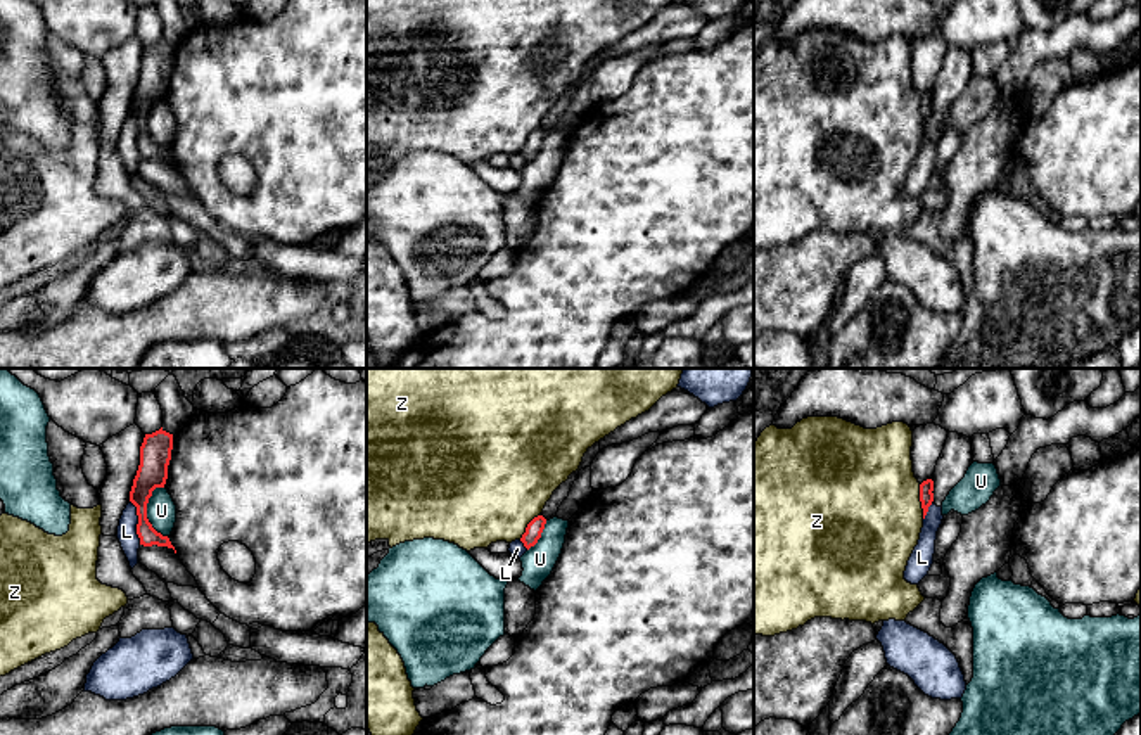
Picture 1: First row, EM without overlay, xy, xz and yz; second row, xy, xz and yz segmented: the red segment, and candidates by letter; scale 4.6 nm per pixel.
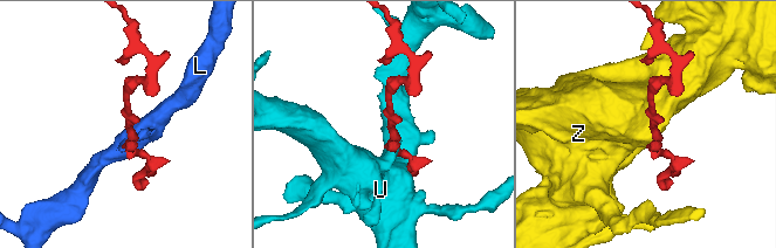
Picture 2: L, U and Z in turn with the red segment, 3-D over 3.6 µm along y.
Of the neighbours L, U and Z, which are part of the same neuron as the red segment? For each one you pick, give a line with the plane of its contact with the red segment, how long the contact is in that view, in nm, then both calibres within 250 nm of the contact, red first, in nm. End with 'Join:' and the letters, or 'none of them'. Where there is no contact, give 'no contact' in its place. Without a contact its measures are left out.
Join: none of them

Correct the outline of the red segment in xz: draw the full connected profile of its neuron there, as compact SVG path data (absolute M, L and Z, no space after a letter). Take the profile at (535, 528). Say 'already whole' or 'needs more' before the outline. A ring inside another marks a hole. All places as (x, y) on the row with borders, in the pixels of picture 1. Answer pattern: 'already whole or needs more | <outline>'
already whole | M543 515L534 517L527 527L526 533L522 534L520 541L524 543L524 546L529 550L531 546L534 546L538 543L538 540L541 538L541 533L545 529L546 519Z

